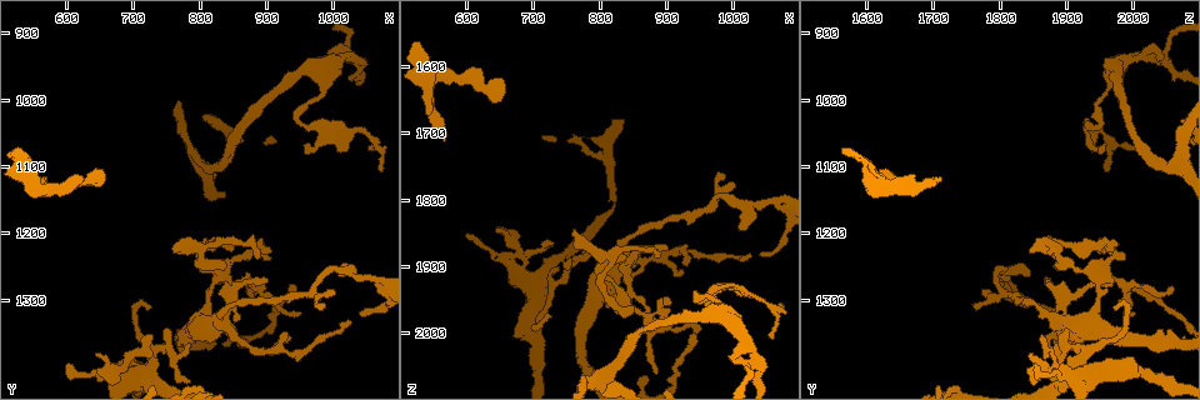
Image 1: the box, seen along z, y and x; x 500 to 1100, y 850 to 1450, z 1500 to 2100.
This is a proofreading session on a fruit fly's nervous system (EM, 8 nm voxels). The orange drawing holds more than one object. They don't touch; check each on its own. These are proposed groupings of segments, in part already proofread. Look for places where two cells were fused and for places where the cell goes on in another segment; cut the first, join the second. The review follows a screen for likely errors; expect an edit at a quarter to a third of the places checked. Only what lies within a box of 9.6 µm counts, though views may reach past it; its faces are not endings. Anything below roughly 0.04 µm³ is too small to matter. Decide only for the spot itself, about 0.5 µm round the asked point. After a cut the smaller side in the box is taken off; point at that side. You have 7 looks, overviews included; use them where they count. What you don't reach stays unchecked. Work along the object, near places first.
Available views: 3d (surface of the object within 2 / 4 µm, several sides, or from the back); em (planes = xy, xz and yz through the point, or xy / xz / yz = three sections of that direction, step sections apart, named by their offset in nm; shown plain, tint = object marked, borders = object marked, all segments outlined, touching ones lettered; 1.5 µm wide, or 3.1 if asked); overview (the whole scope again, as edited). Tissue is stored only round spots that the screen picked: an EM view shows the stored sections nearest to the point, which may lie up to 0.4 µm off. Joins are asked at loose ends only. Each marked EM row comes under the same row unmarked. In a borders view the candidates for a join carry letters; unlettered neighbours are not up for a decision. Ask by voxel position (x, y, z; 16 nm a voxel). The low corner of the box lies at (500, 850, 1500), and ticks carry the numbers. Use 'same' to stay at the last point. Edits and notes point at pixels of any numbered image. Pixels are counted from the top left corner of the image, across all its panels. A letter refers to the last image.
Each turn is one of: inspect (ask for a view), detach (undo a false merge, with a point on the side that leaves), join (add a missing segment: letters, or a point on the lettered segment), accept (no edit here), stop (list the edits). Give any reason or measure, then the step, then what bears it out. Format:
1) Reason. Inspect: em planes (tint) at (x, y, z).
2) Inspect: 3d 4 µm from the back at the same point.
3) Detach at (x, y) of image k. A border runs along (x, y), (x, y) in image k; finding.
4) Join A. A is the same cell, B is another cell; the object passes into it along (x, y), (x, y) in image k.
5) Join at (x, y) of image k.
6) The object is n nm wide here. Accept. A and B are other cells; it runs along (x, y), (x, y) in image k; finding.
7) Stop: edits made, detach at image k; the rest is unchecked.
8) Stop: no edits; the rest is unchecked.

Inspect: 3d 4 µm from the back at (740, 1385, 1900).

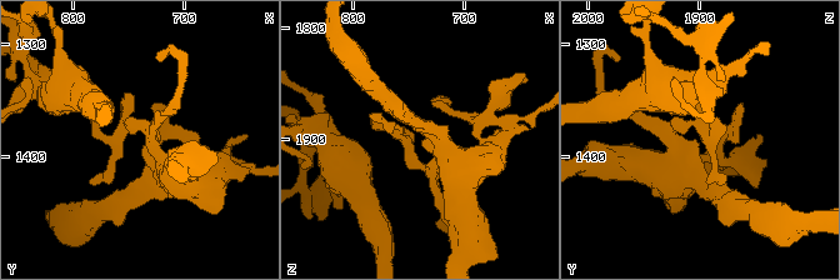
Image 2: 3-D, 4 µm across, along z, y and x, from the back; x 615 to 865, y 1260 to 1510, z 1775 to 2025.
Need the tissue. Inspect: em 3.1 µm xy step 16 (tint) at (734, 1390, 1902).

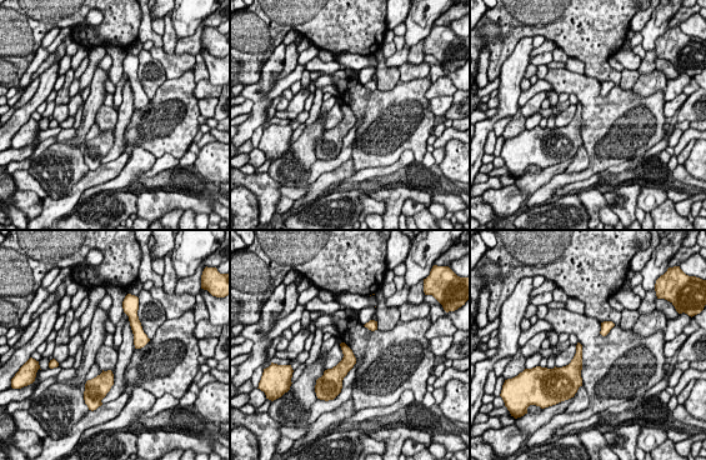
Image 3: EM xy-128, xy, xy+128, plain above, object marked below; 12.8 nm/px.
Another direction. Inspect: em 3.1 µm planes (borders) at the same point.

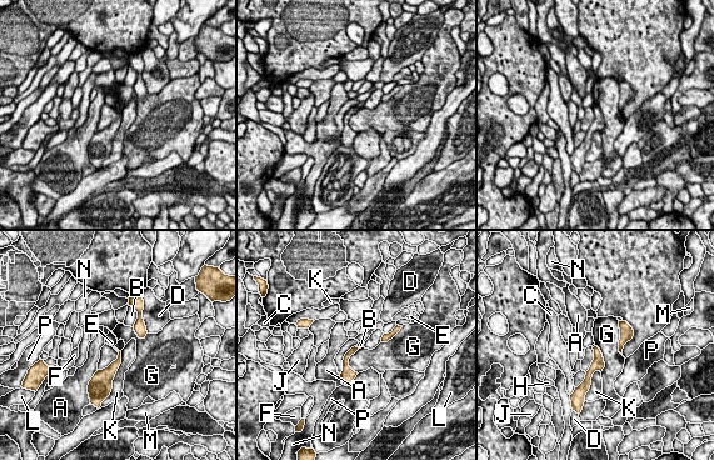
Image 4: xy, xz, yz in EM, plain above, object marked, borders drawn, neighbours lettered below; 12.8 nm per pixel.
The longest contact is with K, 550 nm. Accept. A, B, C, D, E, F, G, H, J, K, L, M, N and P are other cells; it runs along (597, 351), (597, 365), (587, 385) in image 4; none of them fits.

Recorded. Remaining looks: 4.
Sharp bend. Inspect: 3d 2 µm at (945, 1030, 1950).

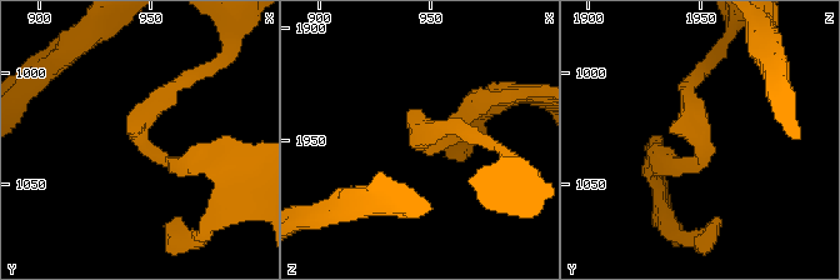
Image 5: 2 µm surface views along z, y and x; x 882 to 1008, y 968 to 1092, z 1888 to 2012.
Inspect: em xy step 8 (tint) at (948, 1031, 1952).

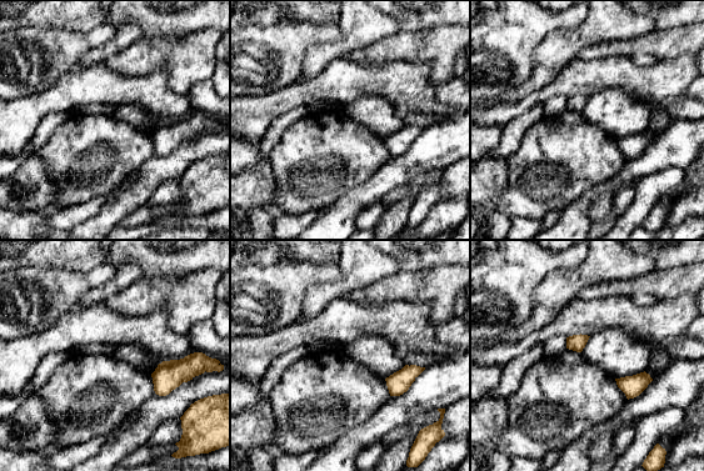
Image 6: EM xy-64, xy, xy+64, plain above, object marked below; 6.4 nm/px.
Inspect: em yz step 8 (borders) at the same point.

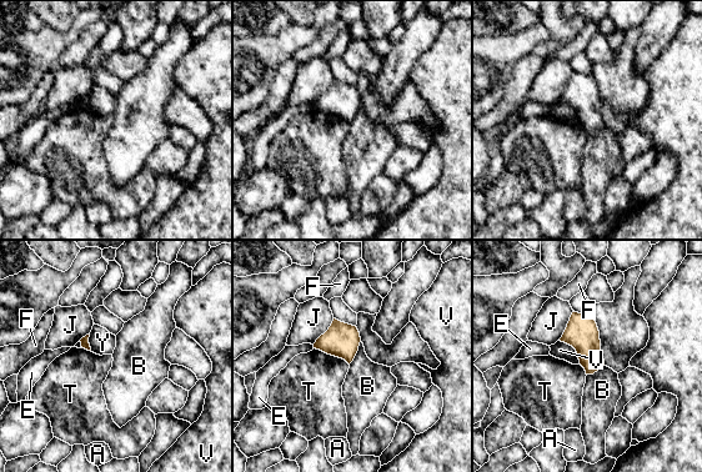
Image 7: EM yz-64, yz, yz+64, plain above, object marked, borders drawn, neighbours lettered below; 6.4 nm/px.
The object is 190 nm wide here. Accept. A, B, E, F, J, T, V and Y are other cells; a border runs along (560, 340), (575, 350), (580, 363) in image 7; one cell here.

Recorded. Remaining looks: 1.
Stop: no edits; the rest is unchecked.

